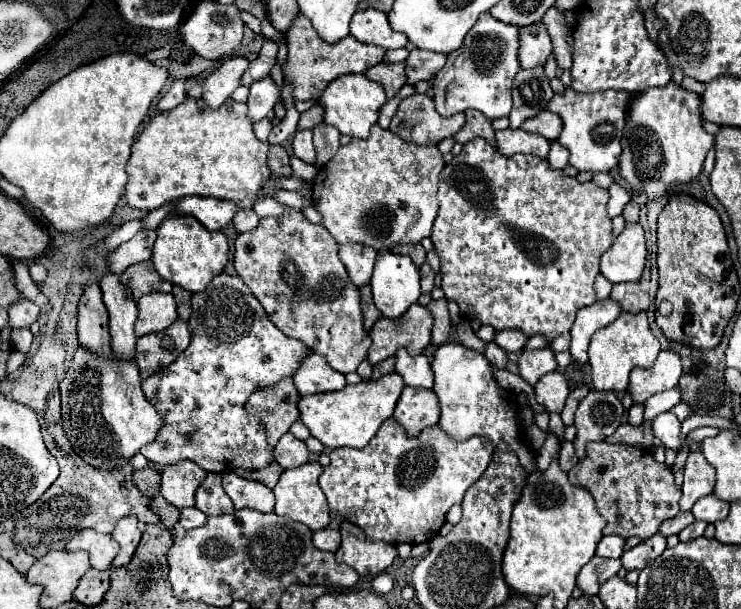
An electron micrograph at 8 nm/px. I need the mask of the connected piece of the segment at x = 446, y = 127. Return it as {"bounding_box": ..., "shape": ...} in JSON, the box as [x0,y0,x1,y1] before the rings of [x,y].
{"bounding_box":[389,94,465,146],"shape":[[[413,94],[401,100],[395,116],[391,118],[389,130],[401,136],[405,142],[417,146],[435,146],[447,136],[453,136],[465,124],[465,114],[443,118],[435,110],[433,98],[427,94]]]}

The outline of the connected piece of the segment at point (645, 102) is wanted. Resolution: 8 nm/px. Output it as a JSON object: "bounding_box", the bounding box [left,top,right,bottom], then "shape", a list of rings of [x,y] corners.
{"bounding_box":[619,82,713,198],"shape":[[[669,82],[663,88],[649,88],[631,100],[623,132],[623,152],[619,172],[633,194],[645,192],[647,198],[661,198],[675,184],[687,184],[699,176],[705,154],[713,146],[713,136],[703,130],[699,114],[699,94]]]}

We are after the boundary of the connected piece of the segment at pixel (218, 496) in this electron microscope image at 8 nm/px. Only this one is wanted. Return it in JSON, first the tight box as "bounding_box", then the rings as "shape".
{"bounding_box":[197,474,235,516],"shape":[[[207,474],[203,484],[197,488],[197,508],[205,512],[207,516],[219,516],[219,514],[231,514],[235,508],[231,504],[231,498],[225,494],[221,486],[223,474]]]}

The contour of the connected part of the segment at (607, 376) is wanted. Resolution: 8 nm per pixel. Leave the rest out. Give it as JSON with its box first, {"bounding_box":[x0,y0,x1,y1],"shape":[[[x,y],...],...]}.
{"bounding_box":[589,312,659,392],"shape":[[[623,312],[615,324],[609,324],[607,328],[601,328],[591,338],[589,346],[589,364],[591,364],[591,380],[595,390],[613,390],[613,392],[625,392],[629,384],[629,372],[635,366],[649,368],[659,354],[659,340],[653,336],[647,312],[639,314],[627,314]]]}

